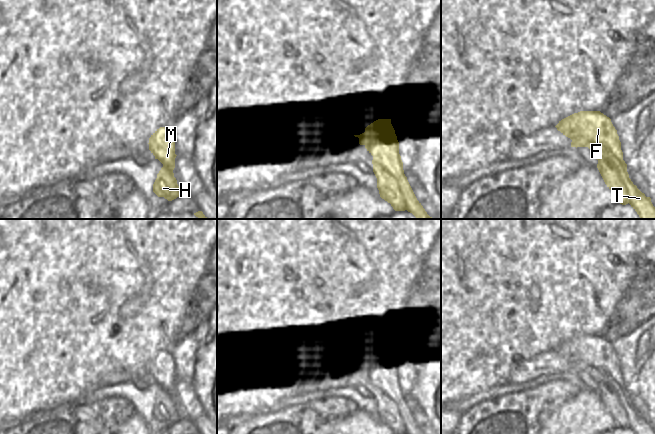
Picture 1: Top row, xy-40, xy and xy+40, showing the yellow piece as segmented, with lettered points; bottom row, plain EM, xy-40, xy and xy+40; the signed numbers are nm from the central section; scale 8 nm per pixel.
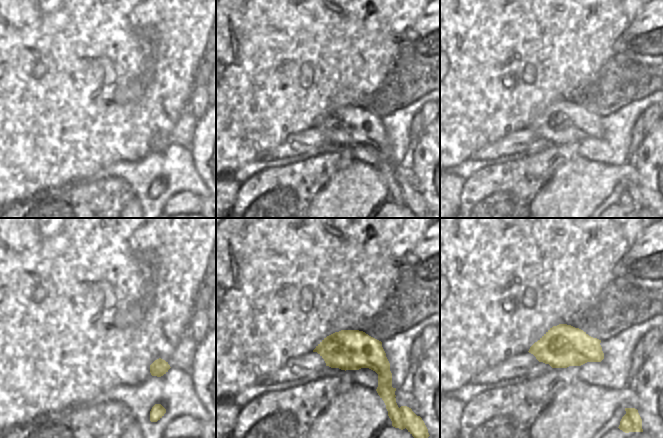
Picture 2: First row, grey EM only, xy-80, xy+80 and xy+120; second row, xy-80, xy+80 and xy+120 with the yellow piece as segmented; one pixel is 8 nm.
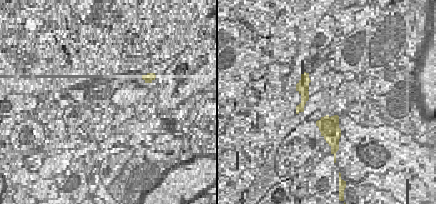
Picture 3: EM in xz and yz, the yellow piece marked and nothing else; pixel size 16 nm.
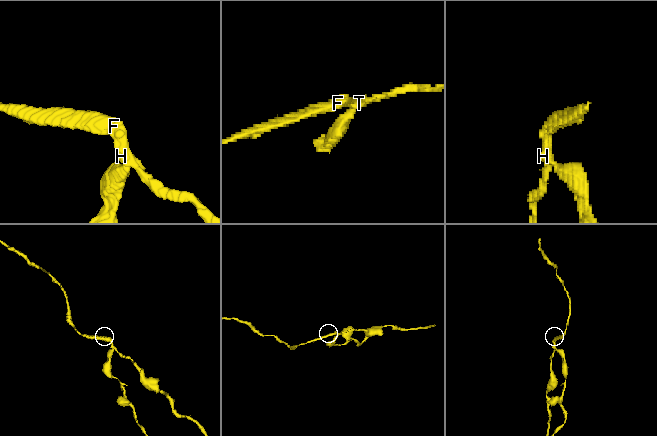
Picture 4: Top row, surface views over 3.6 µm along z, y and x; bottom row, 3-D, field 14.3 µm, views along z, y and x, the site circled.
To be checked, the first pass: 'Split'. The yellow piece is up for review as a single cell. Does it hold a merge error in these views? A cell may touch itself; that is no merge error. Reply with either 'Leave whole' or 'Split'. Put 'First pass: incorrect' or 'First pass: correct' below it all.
Split.
First pass: correct

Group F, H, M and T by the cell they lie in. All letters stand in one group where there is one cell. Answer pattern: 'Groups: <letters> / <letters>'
Groups: F M T / H.

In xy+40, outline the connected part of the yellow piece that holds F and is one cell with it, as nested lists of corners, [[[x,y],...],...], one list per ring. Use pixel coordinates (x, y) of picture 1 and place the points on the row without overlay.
[[[580,335],[574,337],[561,345],[555,350],[558,355],[572,364],[571,371],[584,371],[585,369],[596,369],[600,371],[606,378],[607,382],[621,400],[621,404],[625,408],[629,416],[629,428],[635,434],[655,434],[650,421],[646,421],[636,409],[633,408],[627,396],[627,388],[623,384],[623,376],[621,374],[621,366],[617,358],[617,354],[613,350],[611,343],[600,335]]]

